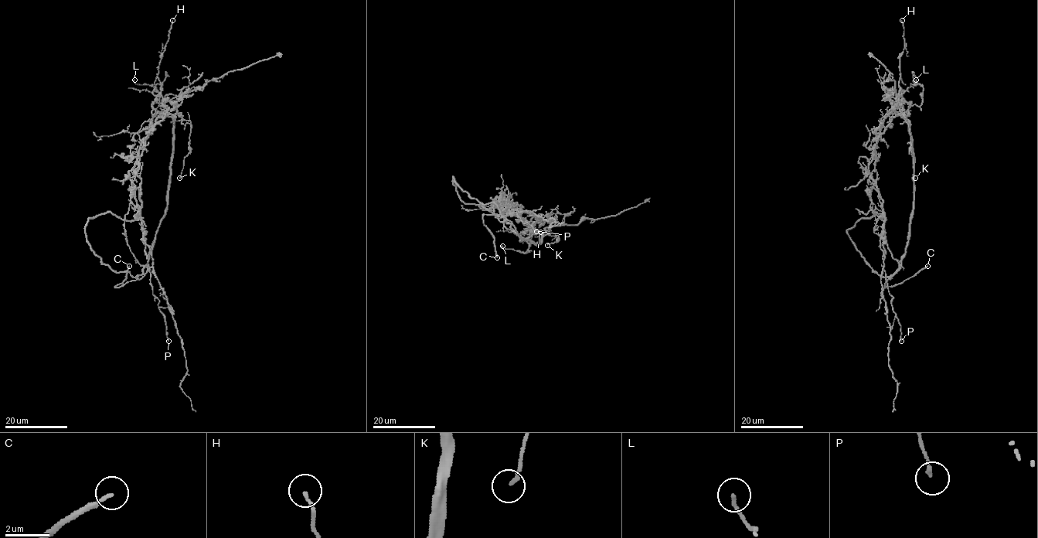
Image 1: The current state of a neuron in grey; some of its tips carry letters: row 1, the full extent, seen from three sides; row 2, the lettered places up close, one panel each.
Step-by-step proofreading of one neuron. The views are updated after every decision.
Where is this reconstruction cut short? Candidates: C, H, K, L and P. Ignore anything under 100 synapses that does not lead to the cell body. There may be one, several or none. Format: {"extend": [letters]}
{"extend": ["C"]}

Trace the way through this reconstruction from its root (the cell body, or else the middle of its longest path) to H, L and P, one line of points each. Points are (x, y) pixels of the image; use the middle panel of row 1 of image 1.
H: (503, 209), (497, 206), (518, 205), (532, 215), (532, 220), (535, 223), (525, 229), (533, 234), (540, 232)
L: (503, 209), (497, 206), (510, 204), (536, 231), (530, 232), (530, 246), (525, 253), (502, 246)
P: (503, 209), (508, 214), (516, 210), (520, 219), (536, 231)

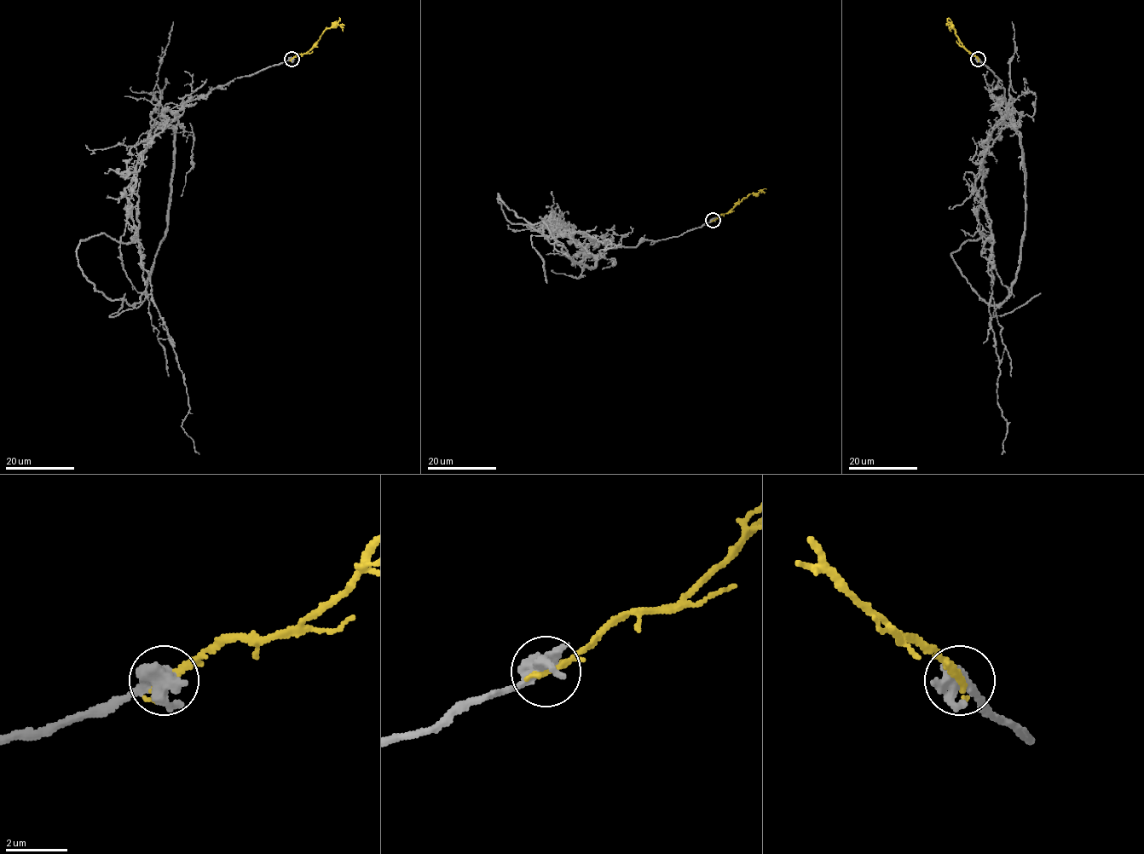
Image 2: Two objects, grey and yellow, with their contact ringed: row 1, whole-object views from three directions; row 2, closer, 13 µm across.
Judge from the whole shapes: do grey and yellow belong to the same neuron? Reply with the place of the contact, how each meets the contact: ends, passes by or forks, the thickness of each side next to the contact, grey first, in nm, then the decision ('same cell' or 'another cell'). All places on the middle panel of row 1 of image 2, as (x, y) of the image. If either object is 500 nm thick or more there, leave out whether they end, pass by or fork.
(713, 220) | 500/260 nm | another cell

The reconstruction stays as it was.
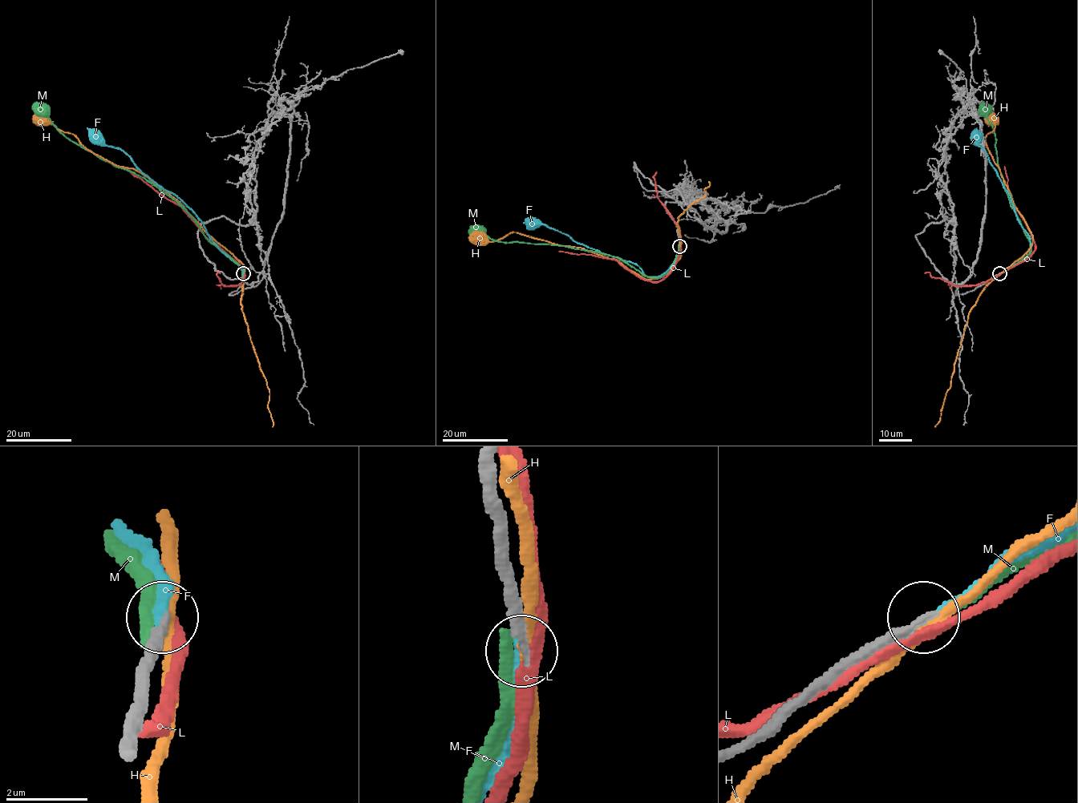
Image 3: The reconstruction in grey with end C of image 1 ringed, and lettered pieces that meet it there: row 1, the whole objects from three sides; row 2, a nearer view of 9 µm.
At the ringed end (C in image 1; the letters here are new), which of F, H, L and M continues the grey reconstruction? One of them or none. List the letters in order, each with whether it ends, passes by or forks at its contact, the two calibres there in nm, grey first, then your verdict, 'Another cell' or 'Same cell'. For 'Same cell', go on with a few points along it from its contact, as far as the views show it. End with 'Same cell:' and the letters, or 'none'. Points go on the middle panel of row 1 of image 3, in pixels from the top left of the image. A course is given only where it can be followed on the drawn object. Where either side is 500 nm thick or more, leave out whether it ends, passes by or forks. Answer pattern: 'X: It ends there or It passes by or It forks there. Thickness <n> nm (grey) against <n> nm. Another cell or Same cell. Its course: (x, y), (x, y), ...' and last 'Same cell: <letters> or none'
F: It ends there. Thickness 280 nm (grey) against 200 nm. Same cell. Its course: (679, 245), (674, 262), (658, 276), (647, 277), (637, 264), (587, 248), (569, 236), (544, 224), (532, 225)
H: It passes by. Thickness 280 nm (grey) against 260 nm. Another cell
L: It passes by. Thickness 280 nm (grey) against 280 nm. Another cell
M: It ends there. Thickness 320 nm (grey) against 260 nm. Another cell
Same cell: F

